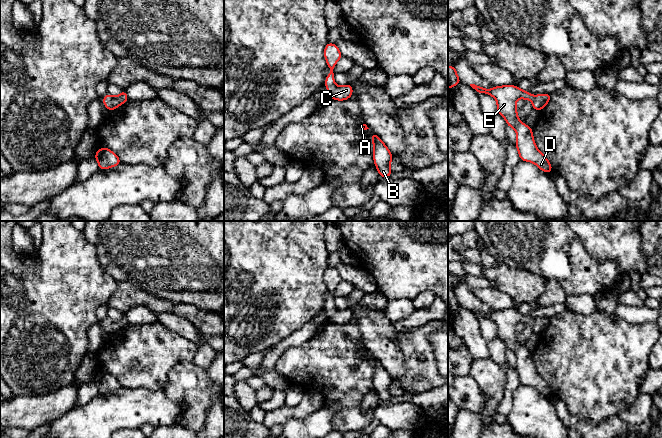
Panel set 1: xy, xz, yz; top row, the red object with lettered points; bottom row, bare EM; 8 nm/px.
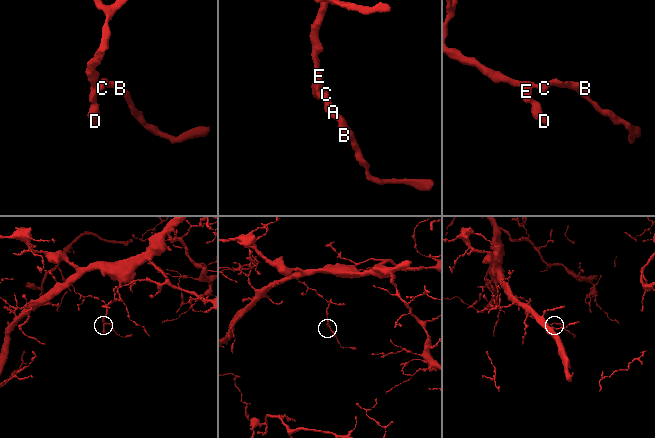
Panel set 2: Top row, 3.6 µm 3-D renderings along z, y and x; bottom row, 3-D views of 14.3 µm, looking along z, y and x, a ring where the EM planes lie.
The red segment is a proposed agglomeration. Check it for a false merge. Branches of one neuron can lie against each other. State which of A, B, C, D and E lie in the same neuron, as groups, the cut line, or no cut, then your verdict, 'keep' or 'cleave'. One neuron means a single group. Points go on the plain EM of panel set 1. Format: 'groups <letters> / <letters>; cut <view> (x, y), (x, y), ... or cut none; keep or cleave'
groups A B C D E; cut none; keep

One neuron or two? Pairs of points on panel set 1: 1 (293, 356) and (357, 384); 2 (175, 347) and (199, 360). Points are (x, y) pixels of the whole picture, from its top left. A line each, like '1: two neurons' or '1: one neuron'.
1: one neuron
2: two neurons

